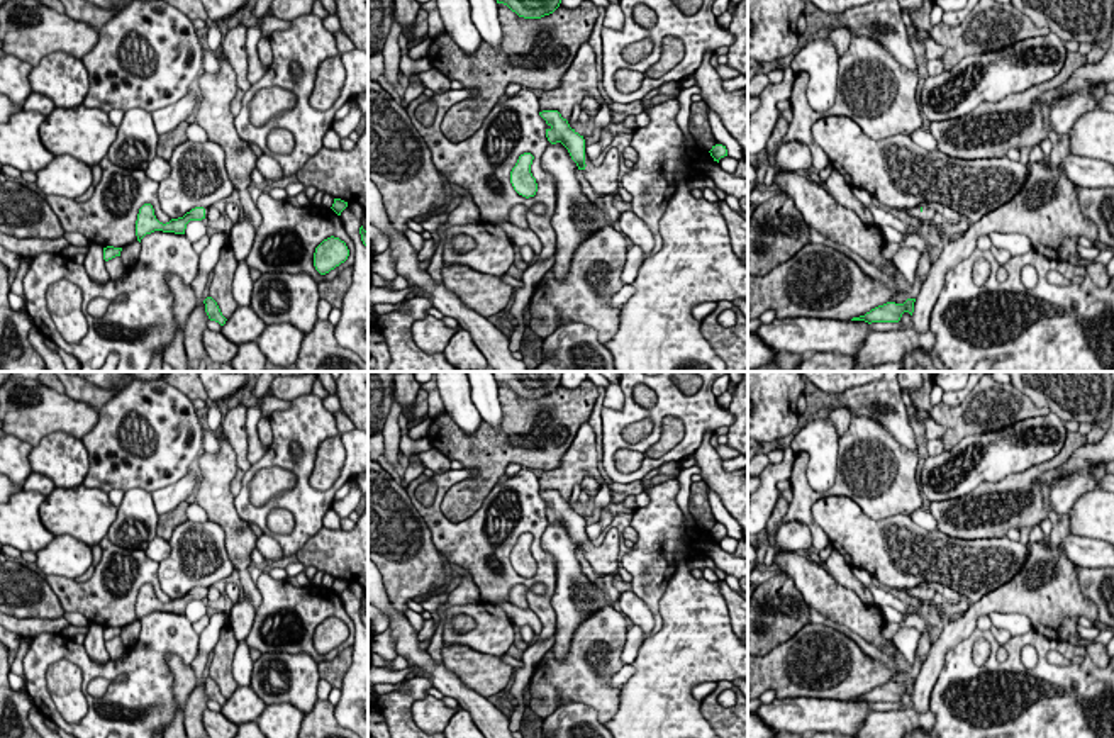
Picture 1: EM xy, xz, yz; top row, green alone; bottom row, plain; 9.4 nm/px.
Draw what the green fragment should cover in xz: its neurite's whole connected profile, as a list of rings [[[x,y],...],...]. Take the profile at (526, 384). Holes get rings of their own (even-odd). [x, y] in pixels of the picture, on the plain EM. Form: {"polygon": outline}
{"polygon": [[[493,372],[497,383],[507,385],[524,399],[541,399],[561,383],[563,372]]]}

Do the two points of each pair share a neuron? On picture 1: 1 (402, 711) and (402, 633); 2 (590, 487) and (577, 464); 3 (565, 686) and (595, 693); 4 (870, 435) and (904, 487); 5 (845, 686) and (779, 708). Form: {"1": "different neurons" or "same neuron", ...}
{"1": "different neurons", "2": "different neurons", "3": "same neuron", "4": "same neuron", "5": "different neurons"}

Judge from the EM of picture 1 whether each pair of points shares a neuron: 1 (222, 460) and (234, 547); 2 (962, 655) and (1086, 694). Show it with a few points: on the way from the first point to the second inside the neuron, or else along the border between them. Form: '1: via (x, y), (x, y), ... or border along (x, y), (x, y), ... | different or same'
1: via (221, 482), (221, 509), (233, 525) | same
2: via (991, 670), (1026, 670), (1048, 689), (1055, 689) | same

